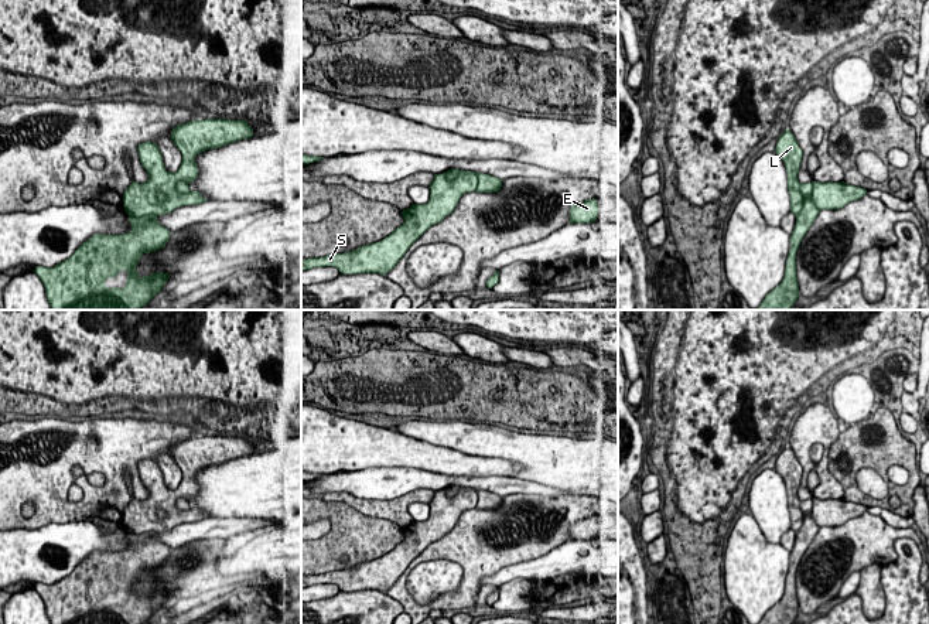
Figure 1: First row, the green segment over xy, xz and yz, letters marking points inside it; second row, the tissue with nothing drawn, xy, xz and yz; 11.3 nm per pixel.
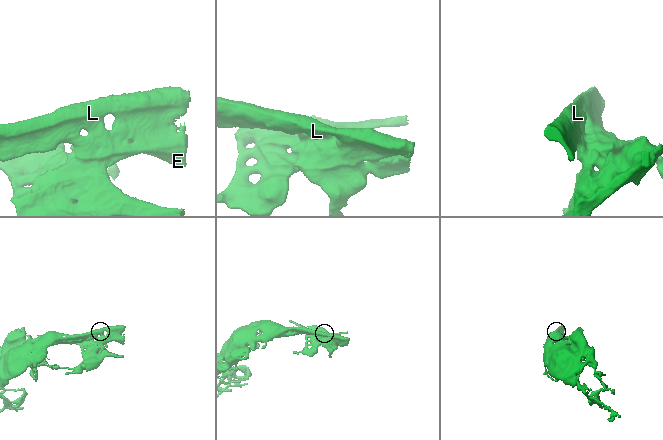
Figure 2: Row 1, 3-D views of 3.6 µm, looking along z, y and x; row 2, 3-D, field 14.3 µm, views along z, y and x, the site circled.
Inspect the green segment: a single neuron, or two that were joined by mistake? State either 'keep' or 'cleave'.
keep

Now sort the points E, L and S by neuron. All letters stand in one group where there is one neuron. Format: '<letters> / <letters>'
E L S

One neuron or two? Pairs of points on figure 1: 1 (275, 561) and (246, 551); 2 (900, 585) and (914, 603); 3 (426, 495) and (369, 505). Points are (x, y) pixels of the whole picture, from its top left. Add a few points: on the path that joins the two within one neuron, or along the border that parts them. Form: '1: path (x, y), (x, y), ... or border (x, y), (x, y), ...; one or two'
1: path (267, 553), (265, 551), (253, 551); one
2: path (902, 589), (909, 599); one
3: path (412, 497), (399, 507), (383, 507); one

